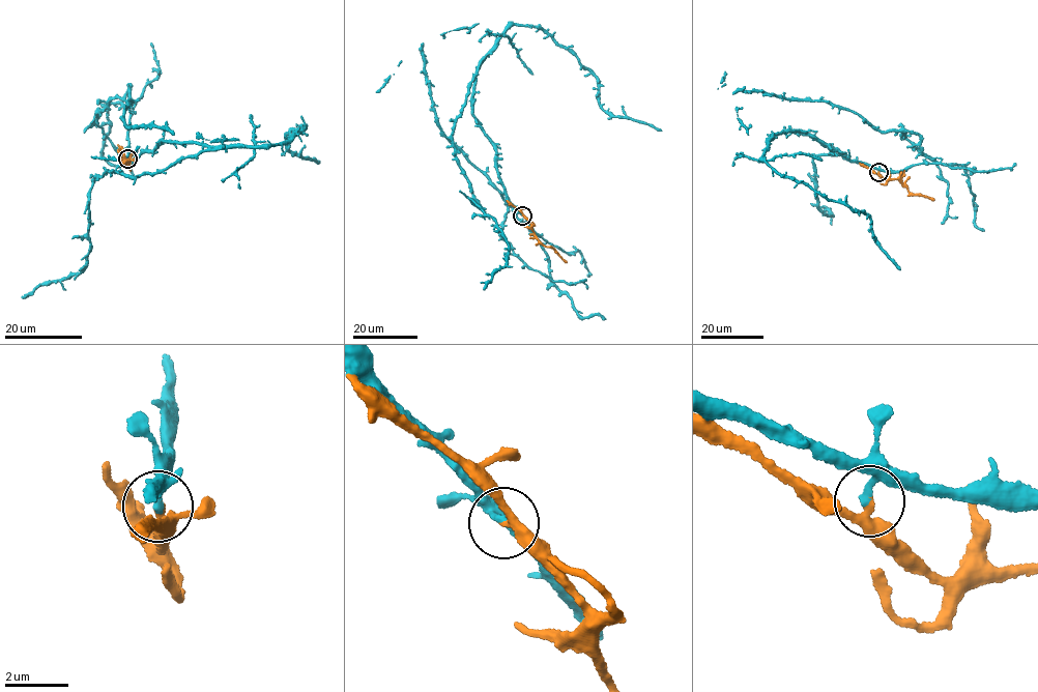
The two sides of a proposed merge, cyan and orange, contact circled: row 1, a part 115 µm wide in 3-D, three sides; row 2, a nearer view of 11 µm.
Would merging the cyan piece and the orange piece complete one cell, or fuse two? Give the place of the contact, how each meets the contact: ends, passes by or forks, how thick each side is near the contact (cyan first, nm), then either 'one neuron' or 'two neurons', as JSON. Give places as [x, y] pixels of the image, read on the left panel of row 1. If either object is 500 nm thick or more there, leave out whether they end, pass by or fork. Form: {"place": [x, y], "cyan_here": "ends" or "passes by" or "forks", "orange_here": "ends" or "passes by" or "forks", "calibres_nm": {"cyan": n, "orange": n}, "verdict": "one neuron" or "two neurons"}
{"place": [127, 159], "cyan_here": "ends", "orange_here": "passes by", "calibres_nm": {"cyan": 220, "orange": 240}, "verdict": "one neuron"}

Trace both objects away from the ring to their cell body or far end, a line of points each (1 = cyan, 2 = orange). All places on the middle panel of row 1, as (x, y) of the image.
1: (522, 215), (472, 112), (479, 64), (453, 140), (480, 207), (471, 199), (509, 246), (505, 265), (483, 289)
2: (522, 215), (531, 224), (537, 238), (567, 262)

